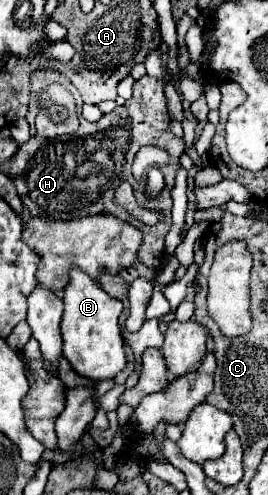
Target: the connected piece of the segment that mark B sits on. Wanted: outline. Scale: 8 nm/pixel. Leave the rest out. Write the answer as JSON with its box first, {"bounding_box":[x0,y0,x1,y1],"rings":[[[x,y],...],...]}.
{"bounding_box":[62,268,126,382],"rings":[[[72,268],[70,280],[64,288],[64,316],[62,316],[62,338],[64,338],[64,358],[72,368],[94,382],[114,378],[126,366],[126,354],[122,346],[118,316],[124,310],[124,304],[108,296],[100,284],[86,276],[86,272]]]}

